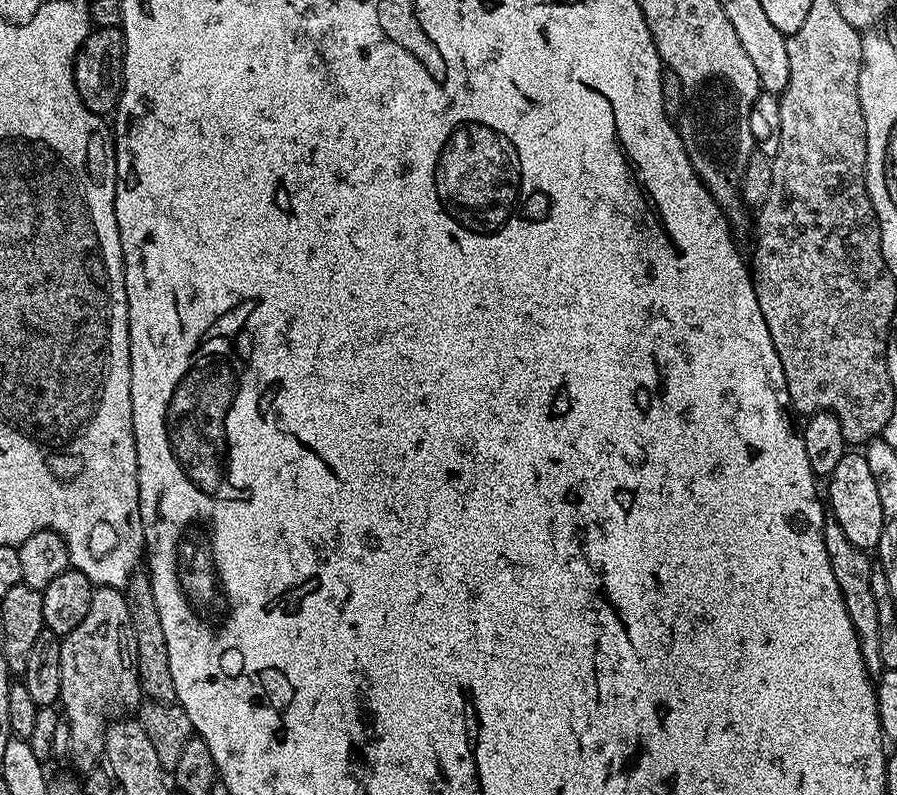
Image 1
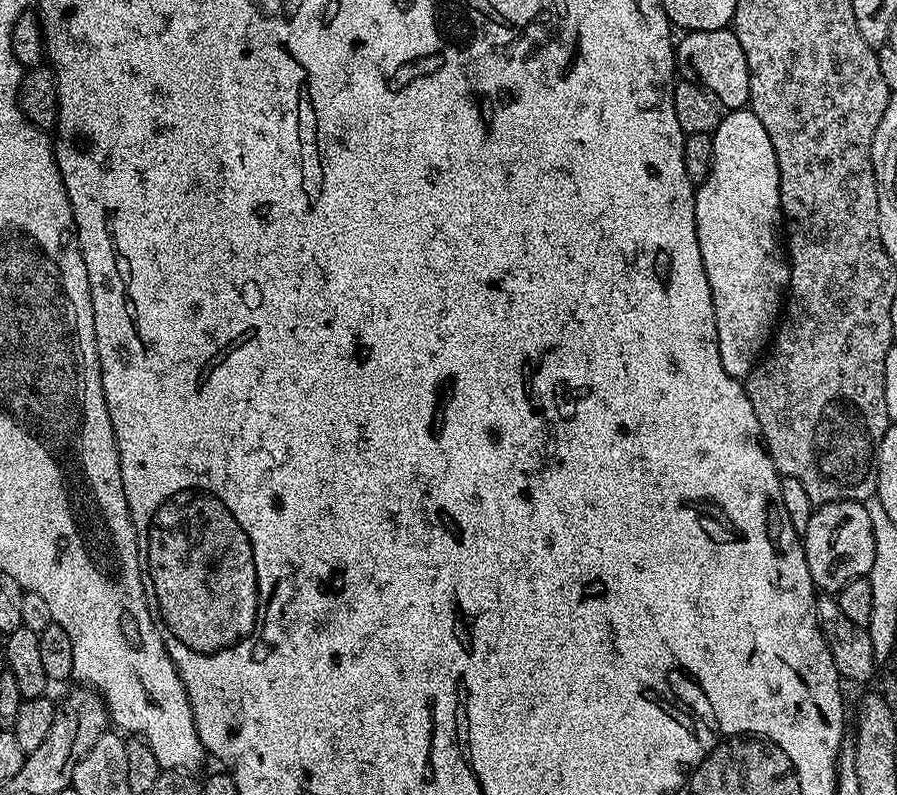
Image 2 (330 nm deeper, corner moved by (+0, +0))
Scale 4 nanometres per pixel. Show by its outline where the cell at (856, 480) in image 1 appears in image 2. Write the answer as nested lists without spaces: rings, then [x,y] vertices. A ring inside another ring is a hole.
[[[839,500],[821,504],[810,518],[810,526],[802,530],[802,543],[806,554],[806,566],[810,566],[810,578],[824,594],[838,594],[846,582],[867,577],[874,561],[874,533],[867,513],[867,506],[859,500]]]

